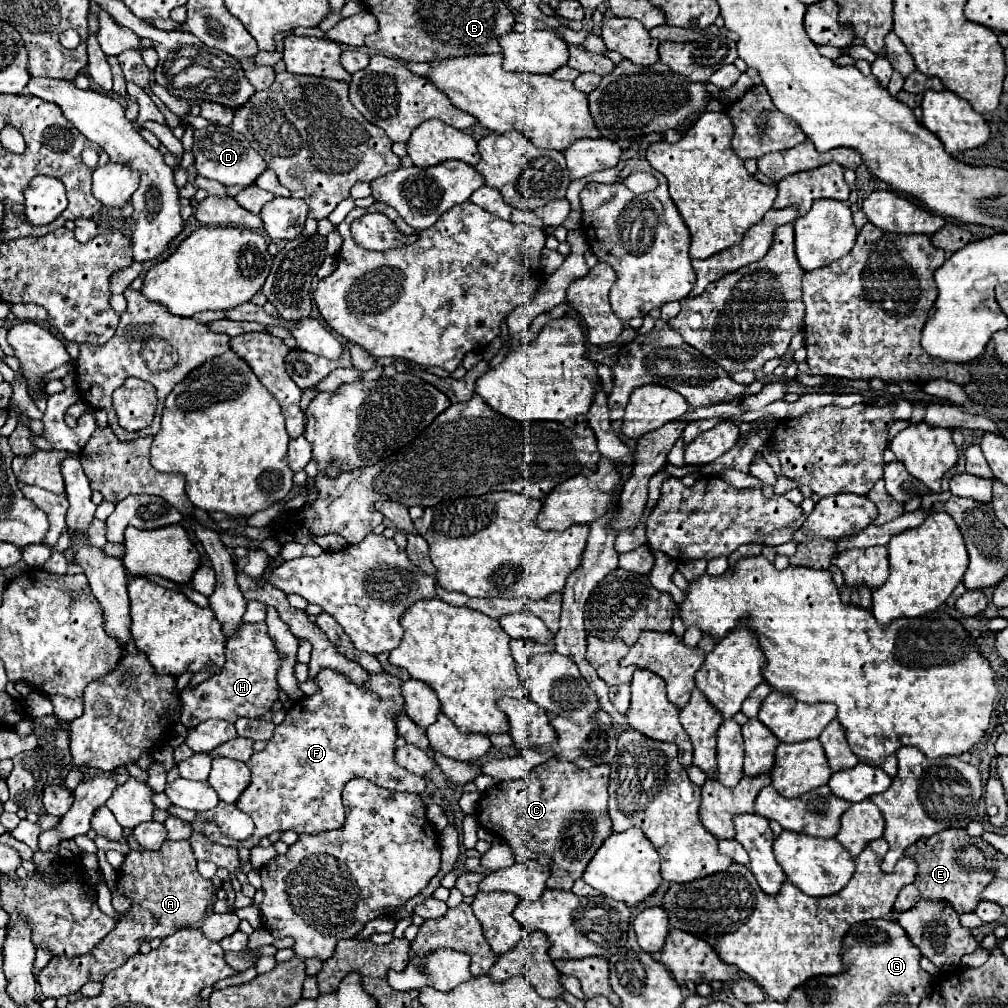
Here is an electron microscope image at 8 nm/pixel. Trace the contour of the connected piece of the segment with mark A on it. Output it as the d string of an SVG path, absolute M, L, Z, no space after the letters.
M165 840L155 852L129 852L119 868L117 888L129 896L135 906L127 912L127 916L119 918L119 924L111 930L111 934L107 934L107 940L97 944L87 956L77 956L75 960L49 960L37 978L41 992L47 998L61 998L79 992L81 986L91 980L101 982L111 970L119 968L127 958L137 954L141 942L145 940L167 938L179 928L197 926L215 896L213 882L197 872L197 860L187 840Z

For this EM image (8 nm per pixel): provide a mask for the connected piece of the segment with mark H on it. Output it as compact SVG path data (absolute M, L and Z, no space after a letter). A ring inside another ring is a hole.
M241 624L227 640L225 650L225 666L219 674L201 682L199 686L187 686L179 698L183 700L181 708L181 724L187 728L195 728L197 724L209 718L221 718L227 722L235 722L237 718L261 718L265 716L273 702L279 698L277 670L283 662L283 654L275 648L273 638L267 634L267 624Z

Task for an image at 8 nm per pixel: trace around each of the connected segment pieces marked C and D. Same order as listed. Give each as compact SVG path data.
M553 758L553 760L547 760L535 766L525 778L499 782L493 788L489 788L479 802L477 818L483 828L495 832L509 846L513 846L515 862L536 859L538 852L549 854L555 862L551 866L551 878L547 880L547 888L571 890L573 882L583 874L591 856L597 852L599 844L611 832L611 818L607 814L607 798L609 798L607 786L609 786L609 766L607 764L581 770L573 762Z
M209 124L207 128L193 132L193 154L195 154L195 170L211 180L221 182L223 186L249 186L255 182L255 178L267 170L263 158L259 152L251 148L251 144L245 140L243 134L233 132L227 126Z

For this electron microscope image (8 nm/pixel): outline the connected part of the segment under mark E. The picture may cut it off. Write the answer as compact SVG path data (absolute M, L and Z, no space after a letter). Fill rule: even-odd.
M947 828L943 832L937 832L931 838L923 838L917 840L915 844L911 844L907 848L907 856L911 854L911 858L917 860L919 864L919 872L913 884L905 886L895 902L895 912L907 910L911 908L919 898L945 898L959 914L963 912L973 912L981 900L983 890L991 884L991 880L995 878L993 870L967 870L961 862L959 862L959 854L963 852L965 846L977 846L981 850L985 850L985 840L981 838L973 838L969 836L965 830L957 830L957 828ZM945 852L945 854L943 854Z

